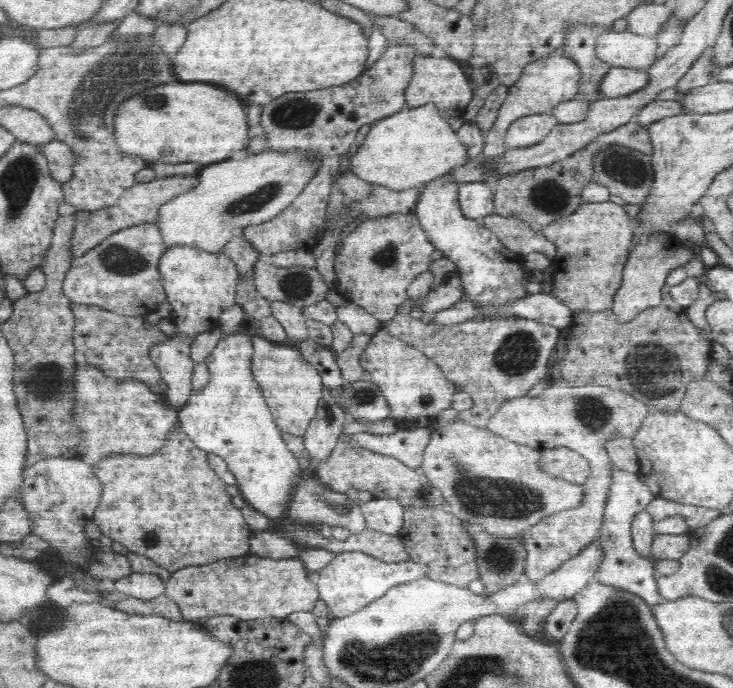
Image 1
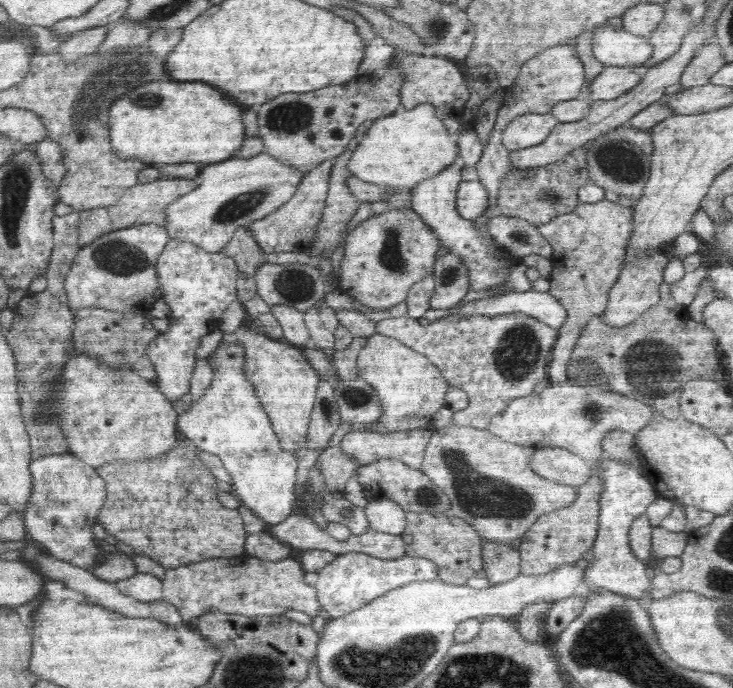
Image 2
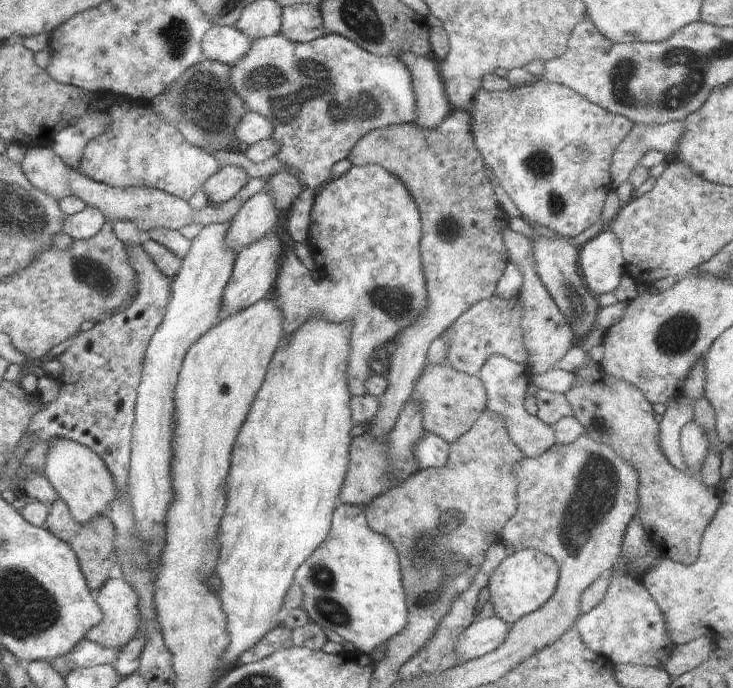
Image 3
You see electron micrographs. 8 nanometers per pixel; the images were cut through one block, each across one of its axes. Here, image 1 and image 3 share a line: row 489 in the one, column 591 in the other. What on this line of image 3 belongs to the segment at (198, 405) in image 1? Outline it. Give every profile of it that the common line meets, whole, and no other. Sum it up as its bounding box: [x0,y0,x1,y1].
[579,229,626,296]

